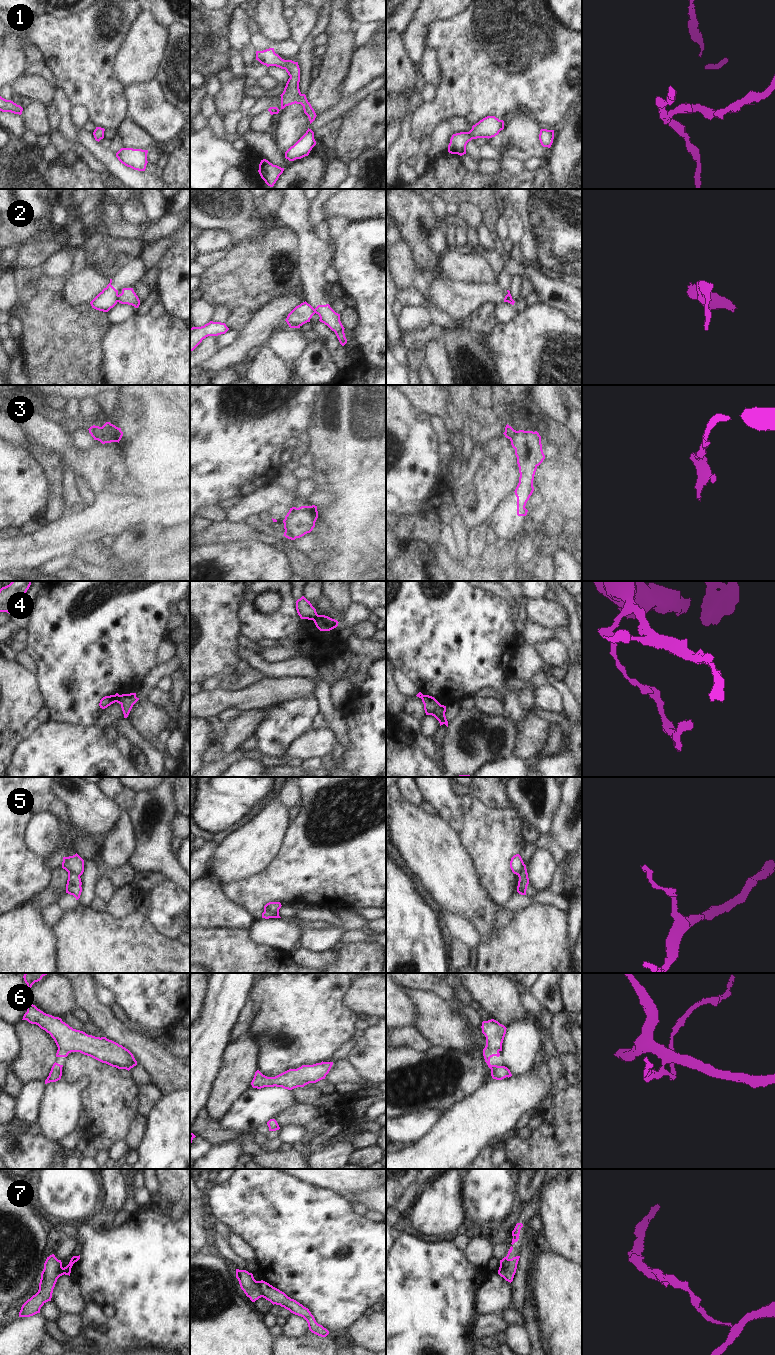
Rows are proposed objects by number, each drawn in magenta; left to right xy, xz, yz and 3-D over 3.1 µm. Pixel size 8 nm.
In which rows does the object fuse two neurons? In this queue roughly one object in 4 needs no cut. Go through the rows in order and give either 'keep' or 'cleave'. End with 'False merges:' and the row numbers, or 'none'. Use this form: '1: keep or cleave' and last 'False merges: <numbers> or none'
1: keep
2: cleave
3: cleave
4: cleave
5: cleave
6: cleave
7: cleave
False merges: 2, 3, 4, 5, 6, 7

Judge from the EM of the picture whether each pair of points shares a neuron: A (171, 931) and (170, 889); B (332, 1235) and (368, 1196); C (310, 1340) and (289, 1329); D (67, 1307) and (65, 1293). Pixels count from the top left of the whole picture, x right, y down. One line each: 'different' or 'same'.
A: same
B: different
C: different
D: same

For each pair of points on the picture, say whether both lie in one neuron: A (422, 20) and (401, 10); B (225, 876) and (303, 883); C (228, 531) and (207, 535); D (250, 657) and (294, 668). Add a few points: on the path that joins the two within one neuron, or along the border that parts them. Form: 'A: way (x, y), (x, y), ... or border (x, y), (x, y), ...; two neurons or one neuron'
A: border (417, 10), (403, 36); two neurons
B: border (266, 867), (249, 877), (224, 884); two neurons
C: way (223, 532), (212, 534); one neuron
D: way (261, 665), (266, 668), (283, 668); one neuron

